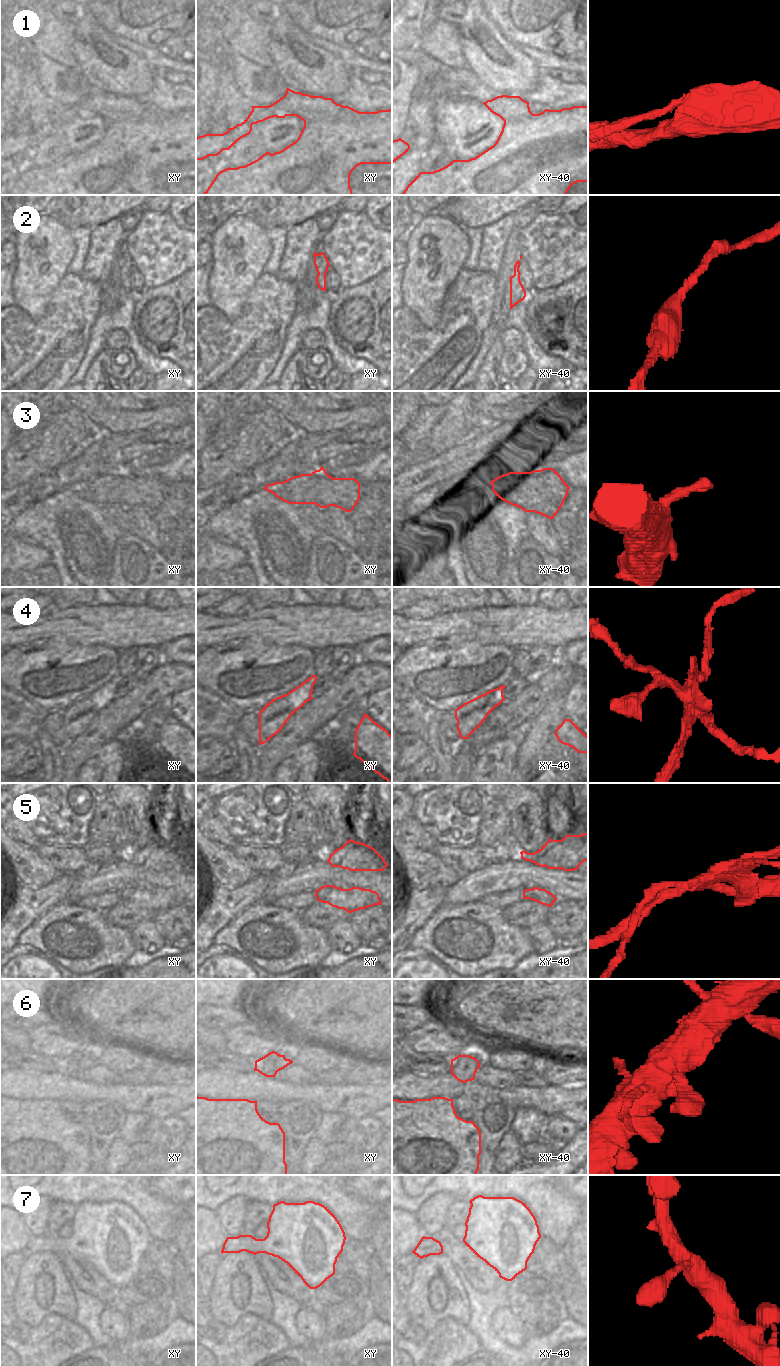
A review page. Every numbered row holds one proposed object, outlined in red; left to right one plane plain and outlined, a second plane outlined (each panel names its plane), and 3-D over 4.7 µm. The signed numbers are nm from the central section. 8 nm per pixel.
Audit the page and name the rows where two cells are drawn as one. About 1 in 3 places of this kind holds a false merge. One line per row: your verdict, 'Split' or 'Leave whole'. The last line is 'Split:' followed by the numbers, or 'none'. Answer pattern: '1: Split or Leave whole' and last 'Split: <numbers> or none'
1: Split
2: Leave whole
3: Leave whole
4: Split
5: Split
6: Leave whole
7: Leave whole
Split: 1, 4, 5.

